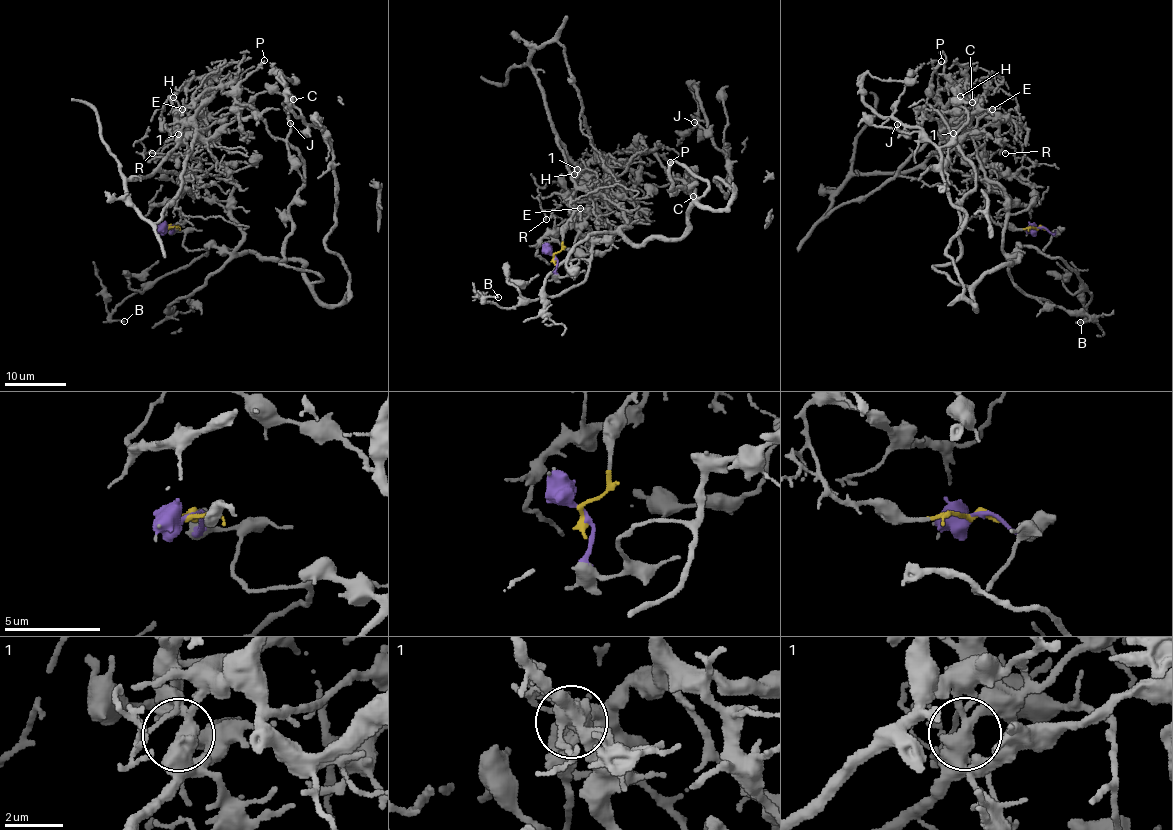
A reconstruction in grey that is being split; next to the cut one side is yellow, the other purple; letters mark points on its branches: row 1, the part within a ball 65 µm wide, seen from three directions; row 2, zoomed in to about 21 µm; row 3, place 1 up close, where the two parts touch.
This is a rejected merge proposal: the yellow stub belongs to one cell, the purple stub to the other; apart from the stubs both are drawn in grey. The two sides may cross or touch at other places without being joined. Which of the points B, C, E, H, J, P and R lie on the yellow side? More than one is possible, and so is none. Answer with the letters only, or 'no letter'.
E, H, R

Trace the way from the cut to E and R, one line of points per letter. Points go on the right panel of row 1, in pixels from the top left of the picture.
E: (1039, 228), (1009, 228), (996, 224), (986, 206), (987, 186), (980, 179), (926, 166), (955, 131), (992, 109)
R: (1039, 228), (996, 224), (980, 179), (926, 166), (950, 143), (994, 125), (1004, 143), (995, 153), (1005, 153)

